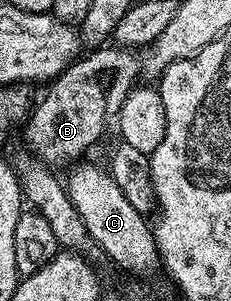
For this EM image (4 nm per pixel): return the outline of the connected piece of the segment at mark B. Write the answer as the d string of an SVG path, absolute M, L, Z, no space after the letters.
M97 46L94 47L92 50L86 51L89 52L82 55L80 58L73 61L72 64L69 64L65 67L63 71L58 76L54 76L51 83L48 85L49 93L46 94L45 97L42 98L41 101L36 104L35 107L28 113L27 119L24 121L25 124L25 140L27 143L28 151L34 153L38 159L44 162L45 165L48 166L58 166L57 164L65 164L64 166L70 165L72 162L77 162L82 159L81 156L84 154L85 151L88 150L89 147L92 146L93 143L96 142L97 139L100 138L101 135L105 132L105 123L109 120L109 107L120 105L121 101L125 99L126 96L129 95L130 92L133 91L135 87L135 83L137 81L137 75L140 77L143 72L143 64L142 61L139 59L139 56L136 51L130 50L128 47L120 47L120 46Z

